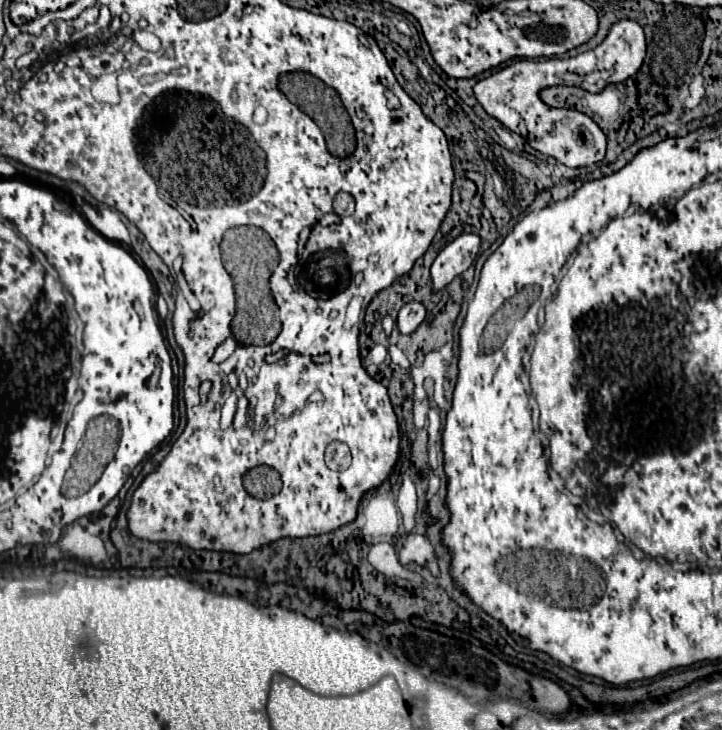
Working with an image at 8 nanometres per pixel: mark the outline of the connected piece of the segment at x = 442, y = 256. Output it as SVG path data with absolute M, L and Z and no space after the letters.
M462 234L450 242L433 262L430 275L434 292L444 290L456 276L466 272L480 250L480 236Z

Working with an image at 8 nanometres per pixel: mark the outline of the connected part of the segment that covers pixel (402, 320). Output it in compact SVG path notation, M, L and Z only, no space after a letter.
M412 300L402 306L398 312L398 330L402 334L412 334L426 320L426 306L418 300Z

